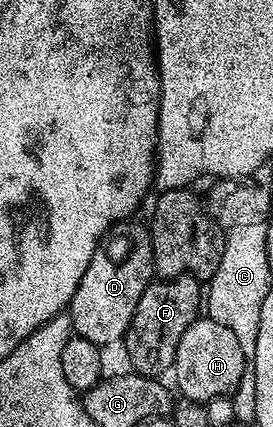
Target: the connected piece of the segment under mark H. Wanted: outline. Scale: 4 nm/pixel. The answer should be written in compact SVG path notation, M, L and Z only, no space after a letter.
M200 317L189 325L189 329L185 329L185 337L181 337L177 345L173 376L182 398L206 404L210 399L234 393L248 369L249 357L241 353L241 344L233 329L225 329L225 325L209 317Z

